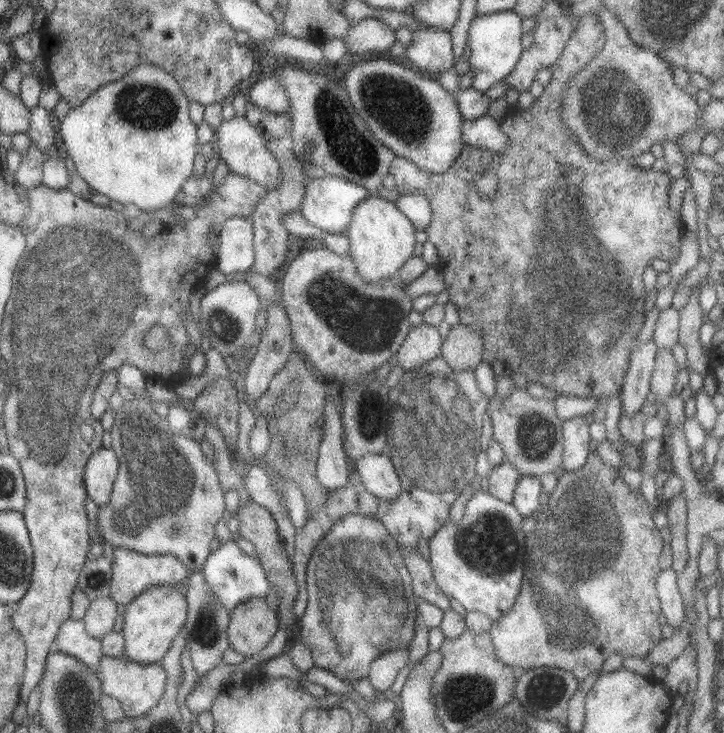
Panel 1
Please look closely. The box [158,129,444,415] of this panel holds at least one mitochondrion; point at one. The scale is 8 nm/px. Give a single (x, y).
(363, 323)

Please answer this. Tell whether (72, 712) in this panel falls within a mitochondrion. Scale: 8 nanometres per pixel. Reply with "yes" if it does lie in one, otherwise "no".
yes

